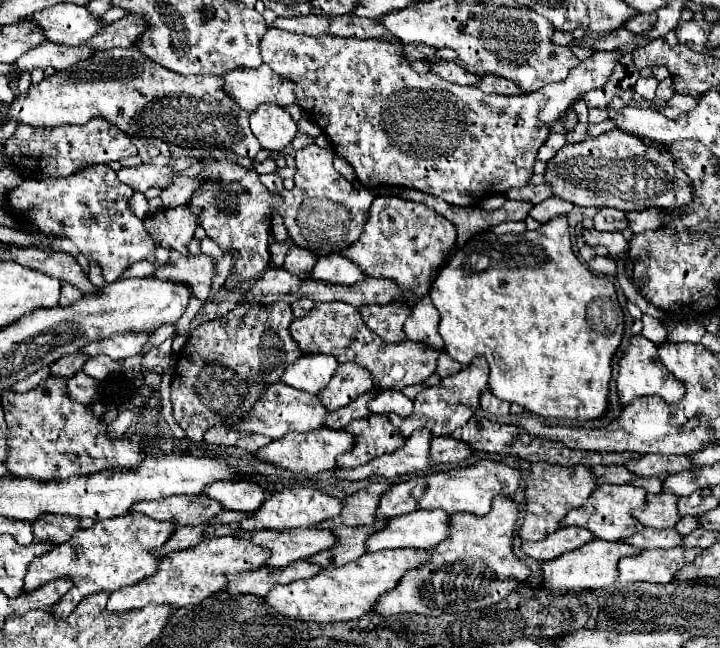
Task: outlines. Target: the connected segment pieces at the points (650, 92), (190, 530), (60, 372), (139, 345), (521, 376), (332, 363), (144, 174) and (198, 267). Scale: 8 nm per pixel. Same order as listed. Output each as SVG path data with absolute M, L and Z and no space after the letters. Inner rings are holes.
M650 76L650 78L640 78L638 82L636 82L636 86L634 86L634 90L638 92L638 94L642 94L646 100L654 100L654 92L656 92L656 86L658 86L660 82L654 78L654 76Z
M206 524L200 526L182 526L176 528L174 536L162 546L154 551L155 556L164 556L176 550L186 550L186 548L194 548L194 544L200 544L204 540L204 532L206 532Z
M74 352L74 356L62 356L62 360L56 360L52 364L52 374L54 376L74 376L78 370L82 370L84 362L88 360L88 356L82 356L82 352Z
M126 332L126 336L110 336L110 340L98 340L94 344L88 344L82 348L88 356L106 354L112 360L124 360L128 356L136 356L142 352L142 348L148 344L154 332Z
M558 216L552 218L550 222L542 224L536 232L526 232L526 234L504 234L498 236L494 232L482 232L474 236L474 246L470 248L460 248L446 266L442 266L442 270L438 272L432 288L430 288L430 296L434 306L440 312L440 326L438 332L444 340L444 352L460 362L462 365L470 364L476 356L486 356L488 364L490 364L490 390L496 398L506 400L510 404L520 404L522 408L526 408L528 412L534 412L542 418L560 418L560 420L578 420L578 422L594 422L600 420L606 412L608 412L608 386L610 386L610 378L612 378L612 358L616 354L616 350L622 344L622 334L624 334L624 312L618 304L616 298L616 288L612 284L610 278L604 276L594 276L574 254L572 250L572 242L570 242L570 232L568 232L568 222L566 216Z
M322 354L304 356L286 368L280 382L318 394L322 388L326 388L338 366L340 364L338 360L334 360L334 356L322 356Z
M138 164L134 168L122 168L118 172L118 178L136 192L146 192L150 186L166 188L172 180L170 176L172 170L168 166L156 166L156 164Z
M170 252L170 260L154 272L156 278L162 280L178 280L190 286L192 294L200 300L206 302L210 288L212 288L212 278L216 274L216 260L198 254L198 256L182 256L178 252Z

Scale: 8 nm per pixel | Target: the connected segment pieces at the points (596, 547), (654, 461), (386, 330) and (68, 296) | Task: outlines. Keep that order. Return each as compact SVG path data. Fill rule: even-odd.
M590 540L582 548L566 552L550 562L544 562L542 584L552 592L582 592L582 590L596 590L608 588L618 582L618 560L622 556L636 556L642 552L638 546L630 546L626 542L608 542L608 540Z
M645 454L640 460L632 460L626 464L630 472L638 476L660 476L660 474L674 474L686 468L692 468L692 460L685 455Z
M398 304L388 306L366 306L358 308L362 320L366 322L366 328L370 328L374 334L382 336L382 340L396 344L406 342L406 334L402 332L402 324L410 316L412 308L398 308Z
M62 282L62 296L60 296L60 306L70 306L82 298L82 292L78 292L76 286Z

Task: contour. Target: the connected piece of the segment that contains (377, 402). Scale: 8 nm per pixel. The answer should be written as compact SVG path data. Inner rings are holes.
M394 390L380 392L374 400L368 402L368 410L374 414L394 412L398 416L412 416L412 408L414 408L414 402L406 398L402 392L394 392Z

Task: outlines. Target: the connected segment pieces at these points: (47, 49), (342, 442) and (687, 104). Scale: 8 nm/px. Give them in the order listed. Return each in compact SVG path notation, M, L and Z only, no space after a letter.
M42 42L40 46L32 48L30 52L26 52L24 56L18 58L18 62L14 64L20 72L22 70L32 70L36 66L46 68L52 66L54 70L64 70L70 68L74 64L78 64L80 60L86 60L94 54L96 50L90 46L78 46L78 48L70 48L64 44L50 44L50 42Z
M318 428L314 432L308 434L300 434L300 432L288 432L286 436L272 440L268 446L260 448L256 452L256 456L260 460L272 462L280 468L288 468L294 474L302 474L302 476L314 476L322 470L330 470L336 464L336 456L350 452L350 448L354 448L354 436L350 436L350 432L346 432L344 428L340 430L332 430L332 428Z
M674 94L668 104L664 108L660 108L660 112L668 118L678 118L684 116L686 112L690 112L690 108L698 106L698 98L694 96L684 96L684 94Z

